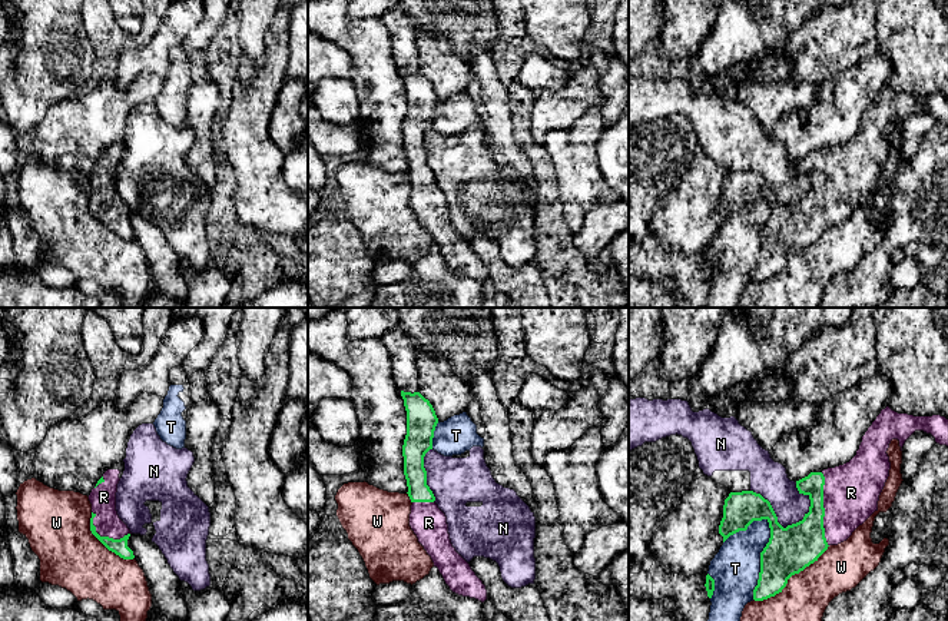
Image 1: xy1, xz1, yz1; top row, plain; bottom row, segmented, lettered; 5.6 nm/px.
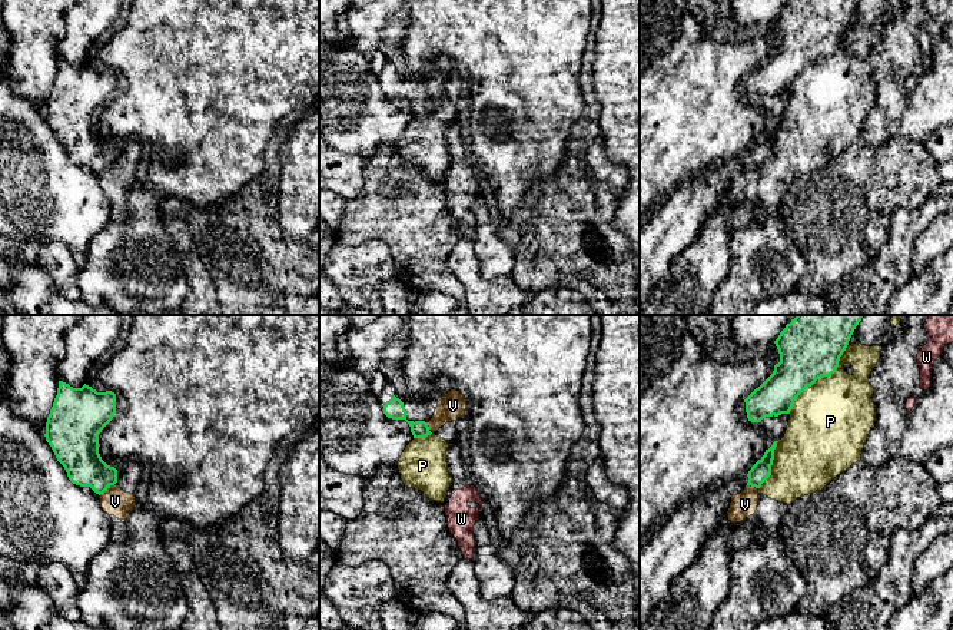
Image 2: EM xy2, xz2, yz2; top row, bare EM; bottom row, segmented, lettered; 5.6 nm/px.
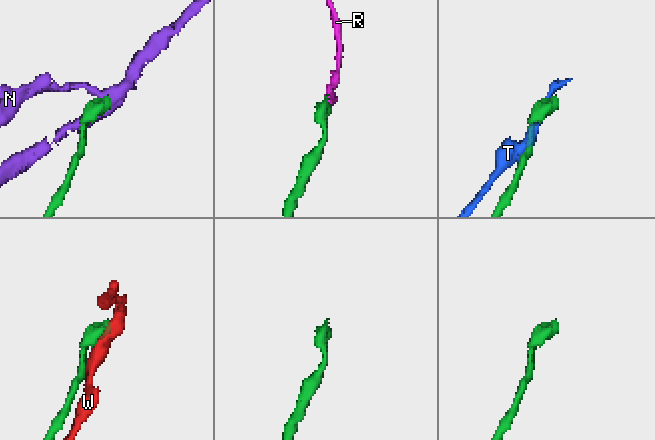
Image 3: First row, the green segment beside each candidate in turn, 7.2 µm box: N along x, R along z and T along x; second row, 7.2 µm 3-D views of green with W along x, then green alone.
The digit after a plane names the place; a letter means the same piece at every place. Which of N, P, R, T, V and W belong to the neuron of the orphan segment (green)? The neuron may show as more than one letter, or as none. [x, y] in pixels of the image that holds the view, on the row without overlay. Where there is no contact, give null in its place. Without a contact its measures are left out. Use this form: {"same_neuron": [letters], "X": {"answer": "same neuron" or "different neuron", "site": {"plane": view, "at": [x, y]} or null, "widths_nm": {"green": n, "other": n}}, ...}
{"same_neuron": ["R"], "N": {"answer": "different neuron", "site": {"plane": "yz1", "at": [776, 198]}, "widths_nm": {"green": 260, "other": 200}}, "P": {"answer": "different neuron", "site": {"plane": "yz2", "at": [820, 56]}, "widths_nm": {"green": 340, "other": 440}}, "R": {"answer": "same neuron", "site": {"plane": "yz1", "at": [824, 189]}, "widths_nm": {"green": 260, "other": 320}}, "T": {"answer": "different neuron", "site": {"plane": "yz1", "at": [761, 238]}, "widths_nm": {"green": 260, "other": 280}}, "V": {"answer": "different neuron", "site": {"plane": "xy2", "at": [106, 168]}, "widths_nm": {"green": 220, "other": 160}}, "W": {"answer": "different neuron", "site": {"plane": "yz1", "at": [789, 256]}, "widths_nm": {"green": 260, "other": 340}}}

